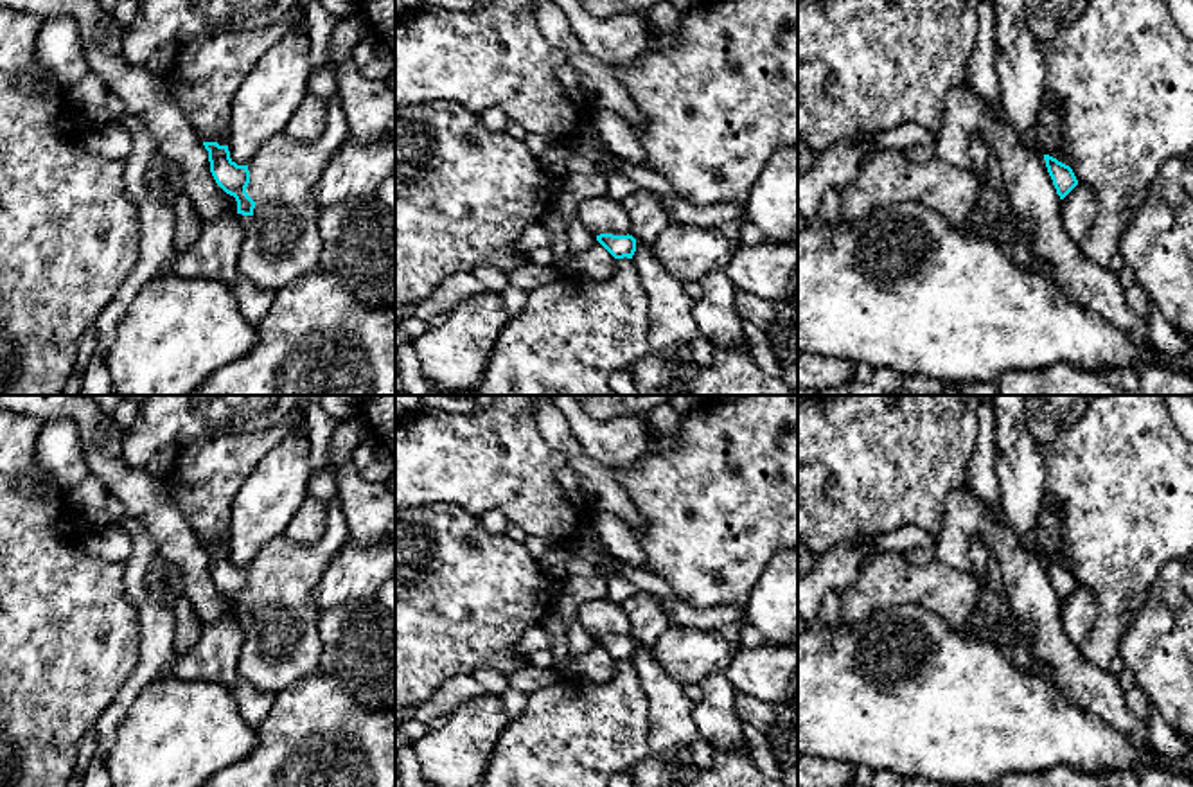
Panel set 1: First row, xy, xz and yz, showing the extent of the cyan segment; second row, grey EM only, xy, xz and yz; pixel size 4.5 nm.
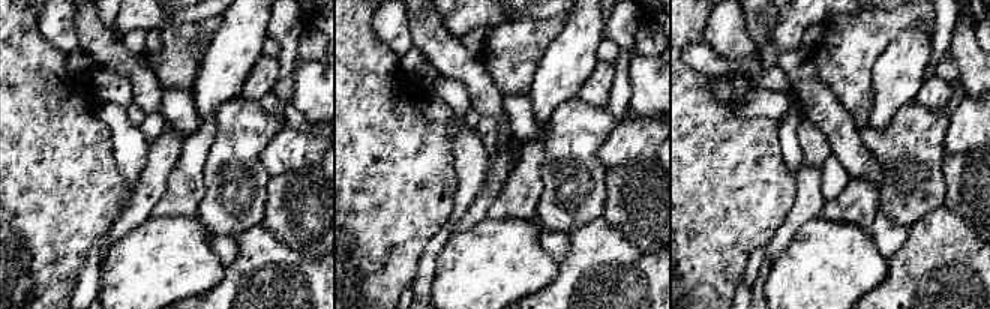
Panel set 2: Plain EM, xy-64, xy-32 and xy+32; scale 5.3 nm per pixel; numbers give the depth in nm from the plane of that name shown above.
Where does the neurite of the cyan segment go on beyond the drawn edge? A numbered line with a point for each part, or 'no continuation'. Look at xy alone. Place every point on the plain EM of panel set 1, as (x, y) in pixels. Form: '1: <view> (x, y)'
1: xy (282, 644)

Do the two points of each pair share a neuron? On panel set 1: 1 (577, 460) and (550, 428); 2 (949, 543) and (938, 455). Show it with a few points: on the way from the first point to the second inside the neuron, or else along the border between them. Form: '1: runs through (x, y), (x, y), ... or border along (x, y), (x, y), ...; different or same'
1: runs through (574, 453), (557, 435); same
2: border along (965, 484), (949, 493), (942, 527), (935, 534); different

